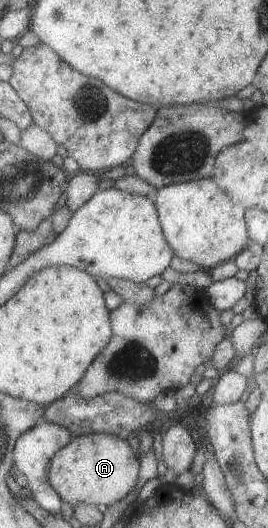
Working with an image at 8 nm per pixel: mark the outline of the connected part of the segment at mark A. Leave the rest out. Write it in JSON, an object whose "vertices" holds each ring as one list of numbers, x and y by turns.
{"vertices":[[90,433,72,436,50,459,47,470,48,483,60,497,61,502,92,505,101,512,109,505,127,497,138,480,139,461,137,453,127,441,106,433]]}

